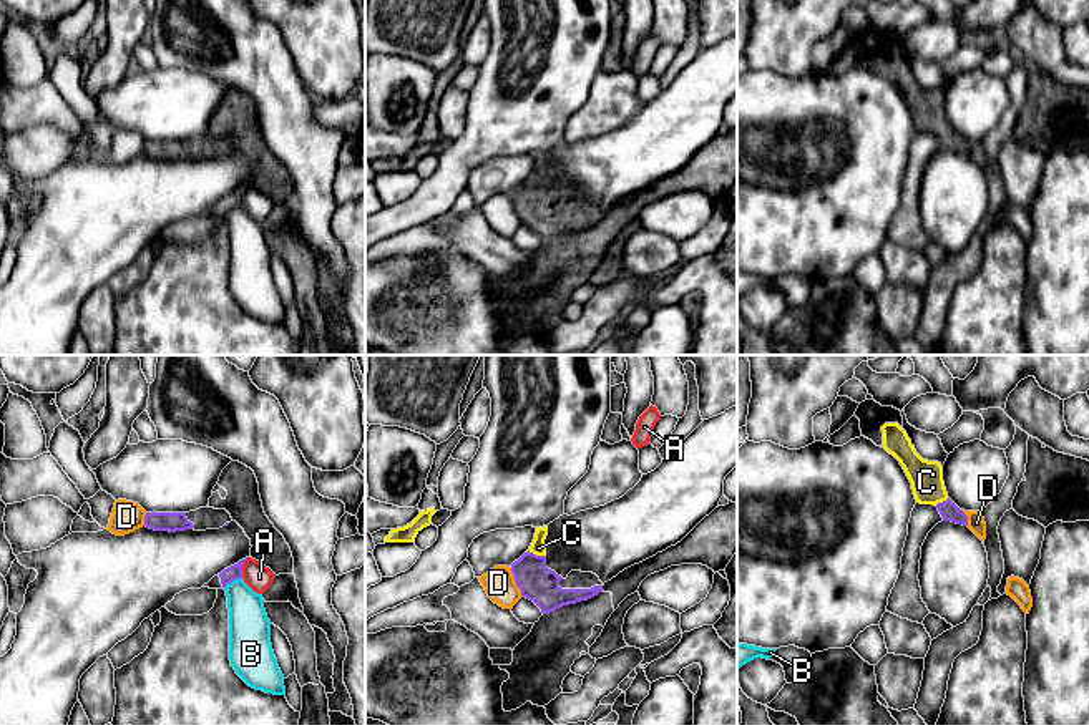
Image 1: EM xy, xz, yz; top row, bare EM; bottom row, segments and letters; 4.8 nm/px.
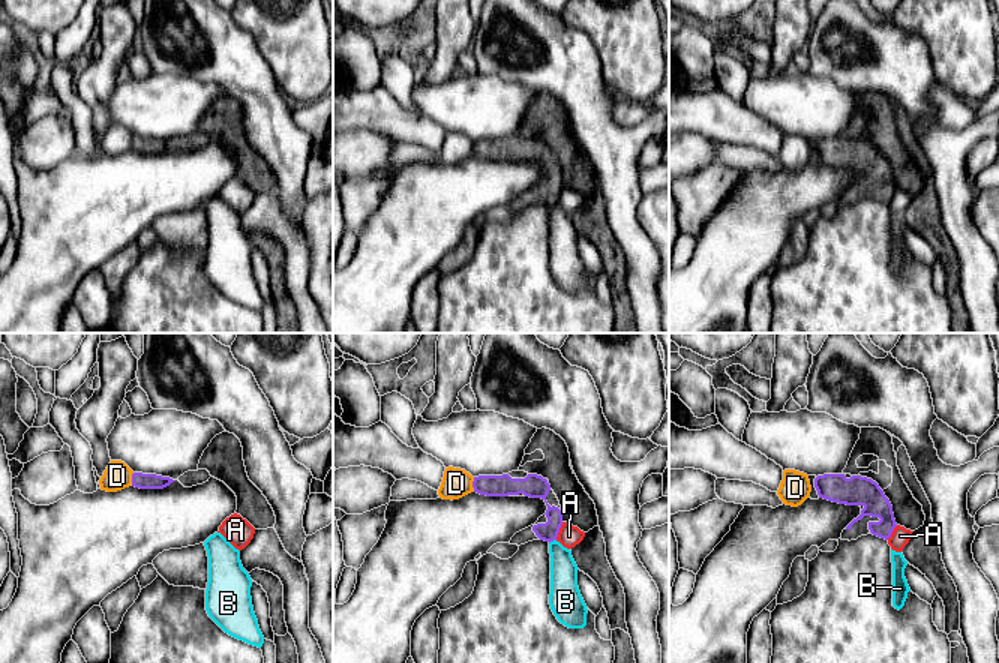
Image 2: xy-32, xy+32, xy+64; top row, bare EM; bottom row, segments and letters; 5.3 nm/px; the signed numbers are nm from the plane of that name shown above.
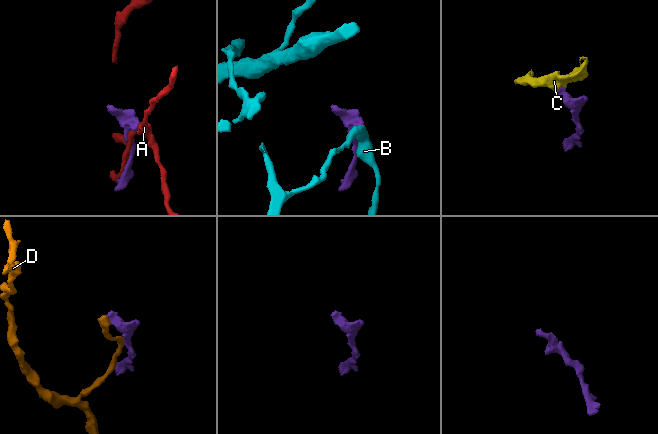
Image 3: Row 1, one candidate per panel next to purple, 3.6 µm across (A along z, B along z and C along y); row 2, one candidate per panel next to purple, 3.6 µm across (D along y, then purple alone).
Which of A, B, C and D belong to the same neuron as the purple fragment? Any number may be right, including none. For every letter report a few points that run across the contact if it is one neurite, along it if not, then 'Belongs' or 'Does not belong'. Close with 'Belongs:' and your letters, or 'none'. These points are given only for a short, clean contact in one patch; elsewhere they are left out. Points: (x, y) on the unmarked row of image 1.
A: Does not belong
B: Line: xy (241, 204), (224, 216). Does not belong
C: Line: xz (537, 211), (535, 183), (538, 176). Belongs
D: Line: xz (510, 196), (515, 213), (523, 224). Does not belong
Belongs: C

